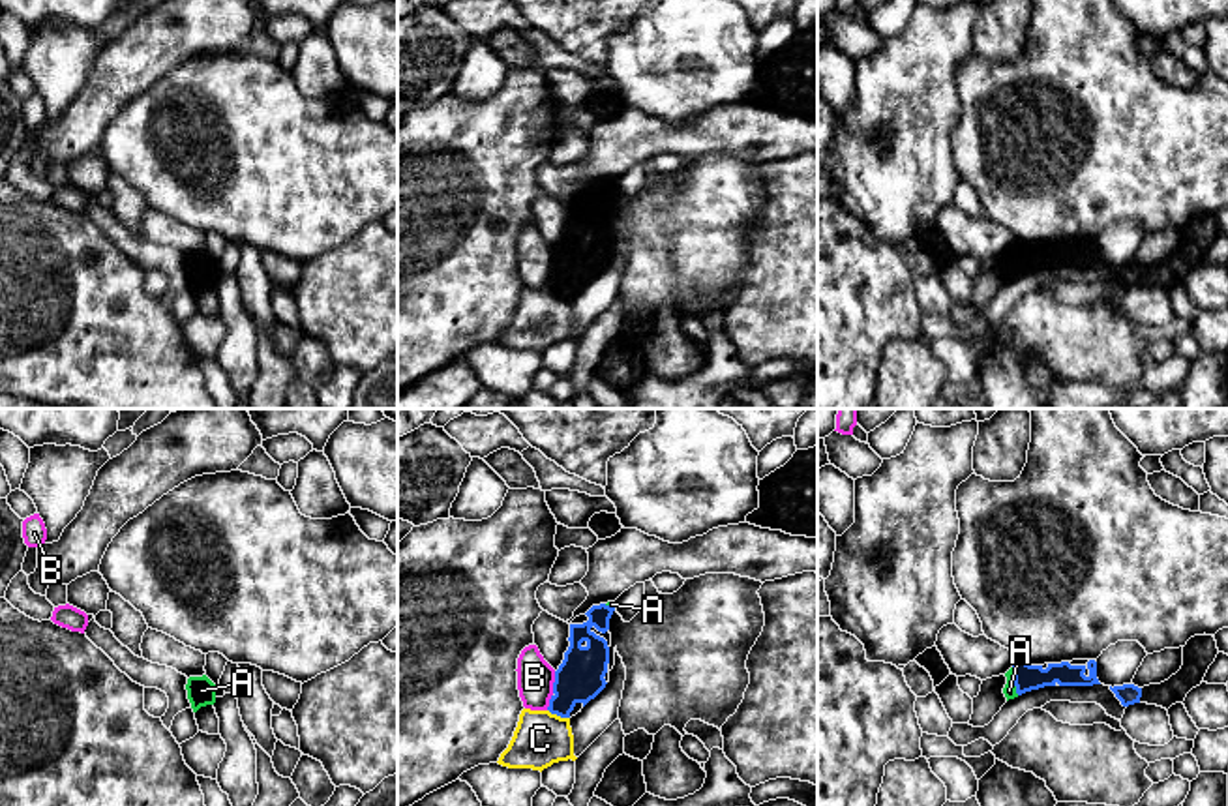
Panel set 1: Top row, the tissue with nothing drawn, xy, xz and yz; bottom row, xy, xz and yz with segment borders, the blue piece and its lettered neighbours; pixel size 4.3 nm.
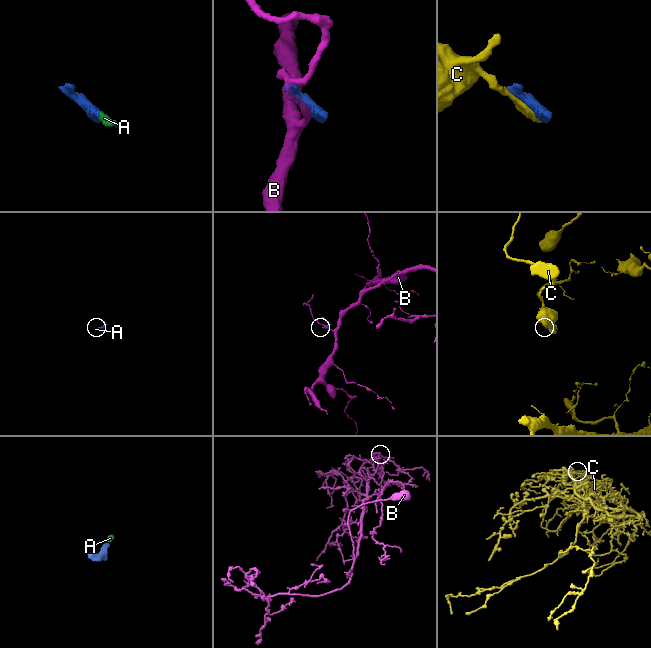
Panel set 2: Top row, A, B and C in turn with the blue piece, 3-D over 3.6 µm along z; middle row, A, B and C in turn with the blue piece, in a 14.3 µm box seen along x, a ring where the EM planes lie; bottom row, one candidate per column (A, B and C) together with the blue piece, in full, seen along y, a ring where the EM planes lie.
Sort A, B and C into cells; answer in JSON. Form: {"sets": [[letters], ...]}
{"sets": [["A"], ["B"], ["C"]]}

